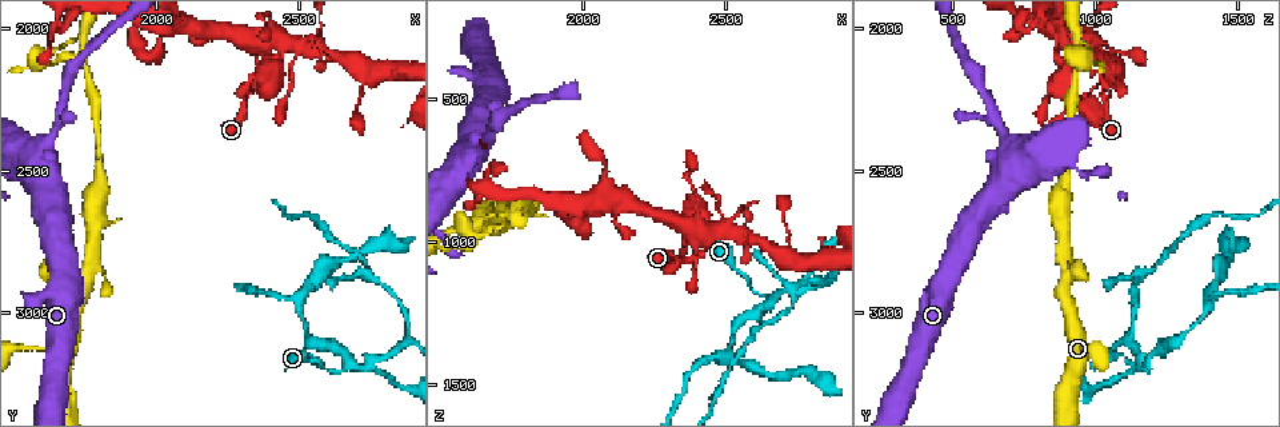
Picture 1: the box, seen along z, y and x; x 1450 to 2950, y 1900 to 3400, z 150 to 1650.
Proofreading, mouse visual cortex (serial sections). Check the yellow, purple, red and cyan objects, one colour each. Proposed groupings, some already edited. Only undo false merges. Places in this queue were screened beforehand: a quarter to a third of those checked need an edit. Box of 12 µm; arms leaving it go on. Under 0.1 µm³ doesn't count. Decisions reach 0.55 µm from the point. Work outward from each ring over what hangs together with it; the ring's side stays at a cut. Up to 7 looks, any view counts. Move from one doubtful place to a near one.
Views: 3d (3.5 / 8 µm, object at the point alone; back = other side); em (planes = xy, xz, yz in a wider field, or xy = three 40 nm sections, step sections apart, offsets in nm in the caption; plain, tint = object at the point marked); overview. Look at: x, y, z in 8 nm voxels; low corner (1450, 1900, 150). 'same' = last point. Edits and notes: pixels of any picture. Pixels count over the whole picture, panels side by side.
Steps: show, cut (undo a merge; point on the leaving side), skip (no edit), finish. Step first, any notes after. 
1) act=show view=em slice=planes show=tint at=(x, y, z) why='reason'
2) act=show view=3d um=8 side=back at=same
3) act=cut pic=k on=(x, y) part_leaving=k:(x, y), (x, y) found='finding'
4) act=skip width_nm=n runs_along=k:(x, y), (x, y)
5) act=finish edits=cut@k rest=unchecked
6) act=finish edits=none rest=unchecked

act=show view=em slice=xy step=5 show=tint at=(2350, 2060, 950) why='four-way junction'

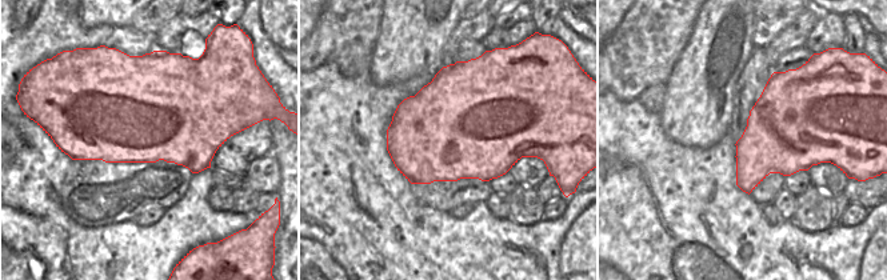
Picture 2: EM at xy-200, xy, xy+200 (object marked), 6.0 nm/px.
act=show view=3d um=3.5 at=same why='see where the arms go'

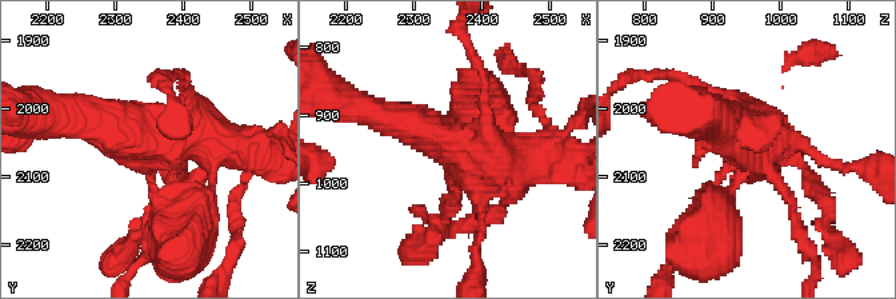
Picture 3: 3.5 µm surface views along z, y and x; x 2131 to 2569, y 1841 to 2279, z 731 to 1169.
act=skip width_nm=700 runs_along=3:(151, 230), (232, 144) found='all the same cell'

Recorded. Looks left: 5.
act=show view=3d um=8 at=(1620, 2110, 990) why='sharp bend'

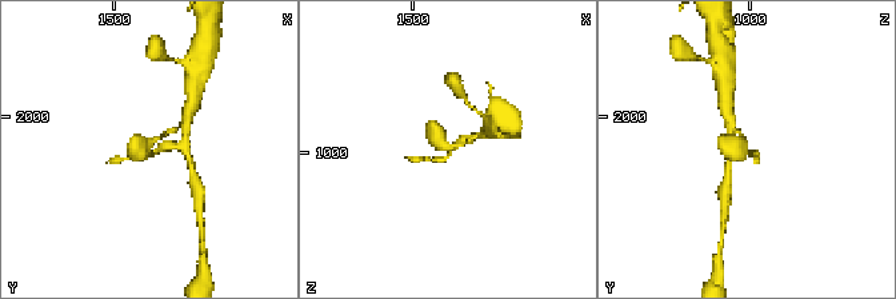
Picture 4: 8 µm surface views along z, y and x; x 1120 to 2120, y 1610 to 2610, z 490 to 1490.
act=show view=3d um=3.5 at=(1620, 2110, 970) why='closer look'

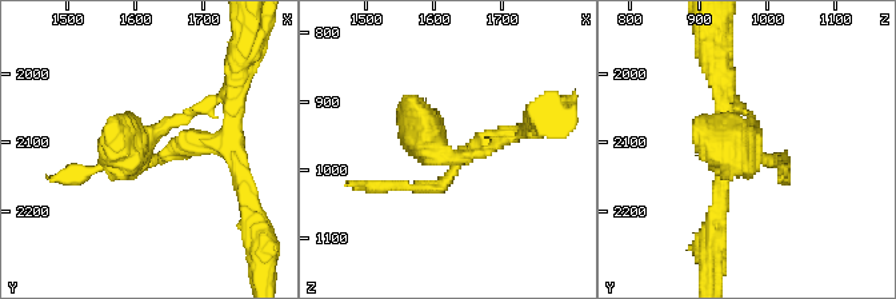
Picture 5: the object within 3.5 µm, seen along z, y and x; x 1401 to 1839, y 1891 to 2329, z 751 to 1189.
act=show view=em slice=planes show=tint at=(1625, 2110, 985)

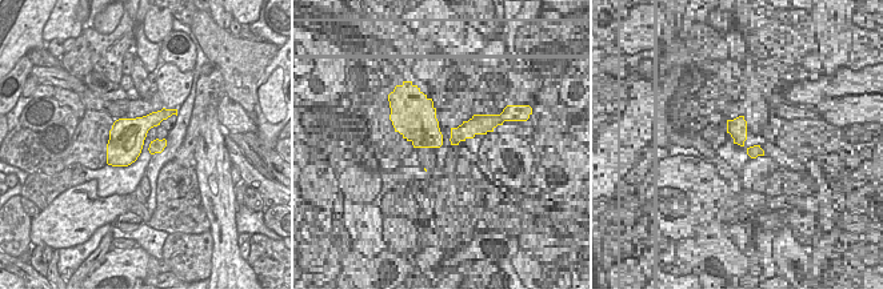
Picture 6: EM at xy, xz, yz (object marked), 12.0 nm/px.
act=skip runs_along=5:(526, 130), (444, 158), (407, 99) found='all the same cell'

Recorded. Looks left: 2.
act=show view=3d um=3.5 at=(1600, 2450, 700) why='sudden change in width'

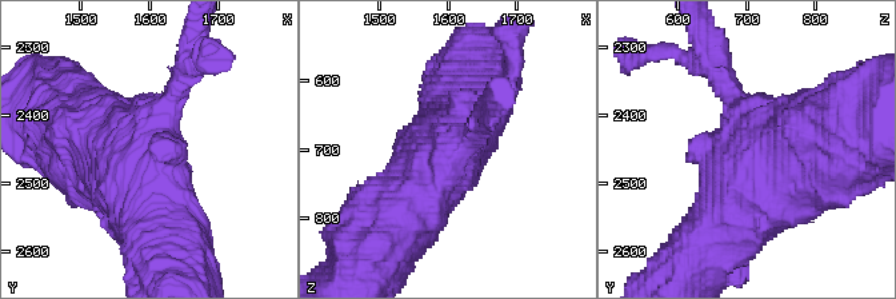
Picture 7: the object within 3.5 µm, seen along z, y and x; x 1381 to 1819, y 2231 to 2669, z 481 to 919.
act=show view=em slice=xy step=1 show=tint at=(1600, 2445, 695) why='shape alone is not enough'

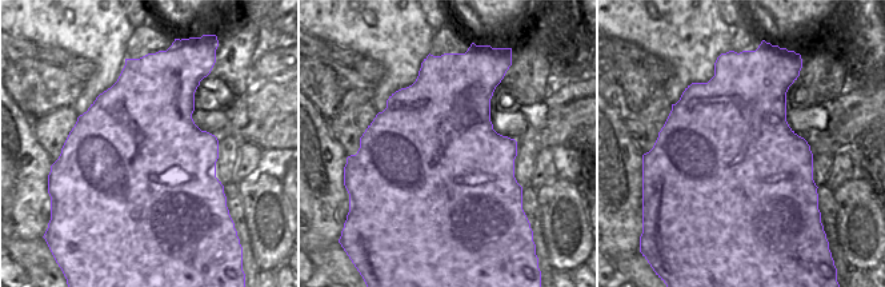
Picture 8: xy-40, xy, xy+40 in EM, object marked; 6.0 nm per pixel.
act=skip found='continuous, no second cell'

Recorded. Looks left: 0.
act=finish edits=none rest=unchecked

